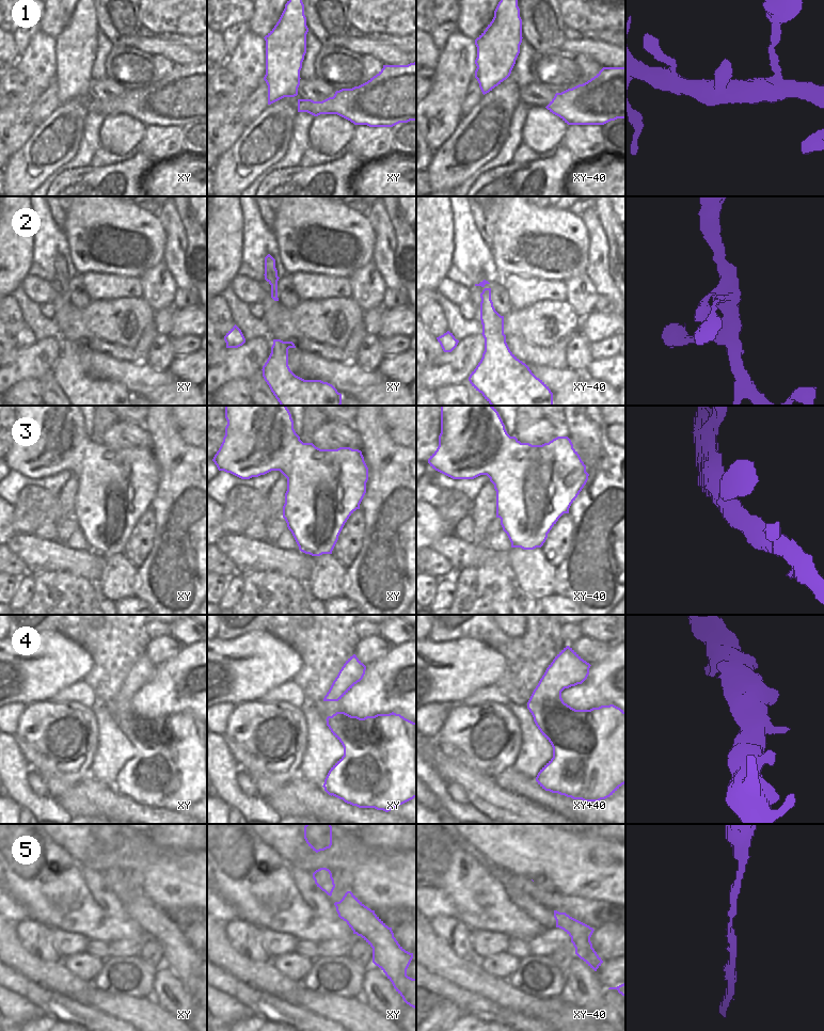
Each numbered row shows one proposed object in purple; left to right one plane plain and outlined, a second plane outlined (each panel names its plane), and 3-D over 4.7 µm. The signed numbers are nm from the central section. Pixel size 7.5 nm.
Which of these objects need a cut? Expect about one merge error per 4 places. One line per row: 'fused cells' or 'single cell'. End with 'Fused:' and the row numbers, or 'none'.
1: single cell
2: single cell
3: single cell
4: single cell
5: single cell
Fused: none

